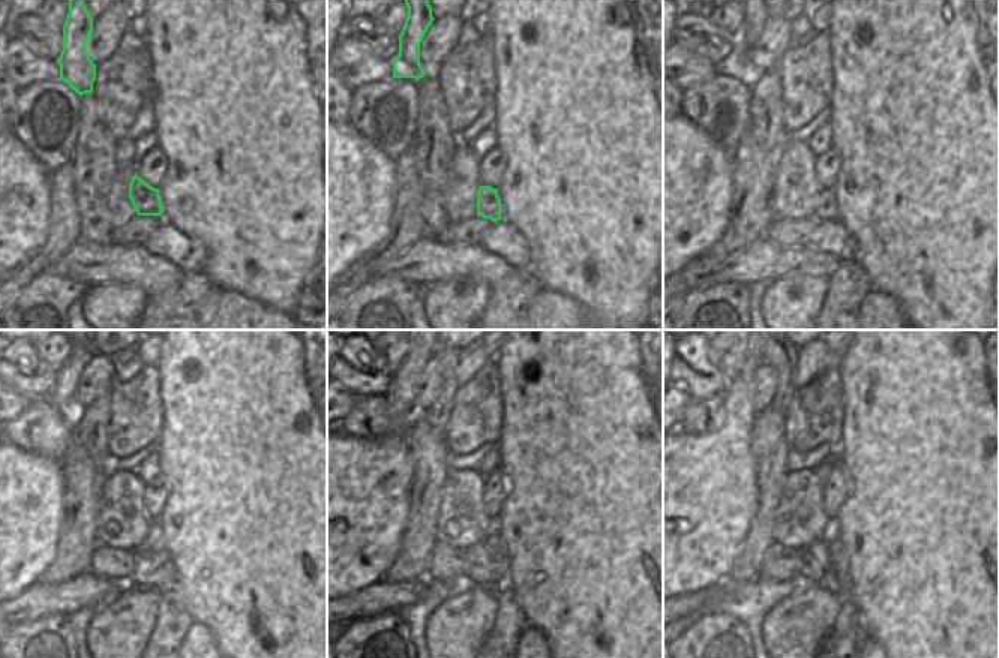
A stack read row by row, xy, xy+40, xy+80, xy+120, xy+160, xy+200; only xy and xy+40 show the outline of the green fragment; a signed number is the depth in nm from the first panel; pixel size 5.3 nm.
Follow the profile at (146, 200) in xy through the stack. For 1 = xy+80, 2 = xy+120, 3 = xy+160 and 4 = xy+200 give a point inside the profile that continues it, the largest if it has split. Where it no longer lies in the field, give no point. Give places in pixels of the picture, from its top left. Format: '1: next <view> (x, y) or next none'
1: next xy+80 (825, 201)
2: next xy+120 (155, 541)
3: next xy+160 (492, 540)
4: next xy+200 (839, 561)

